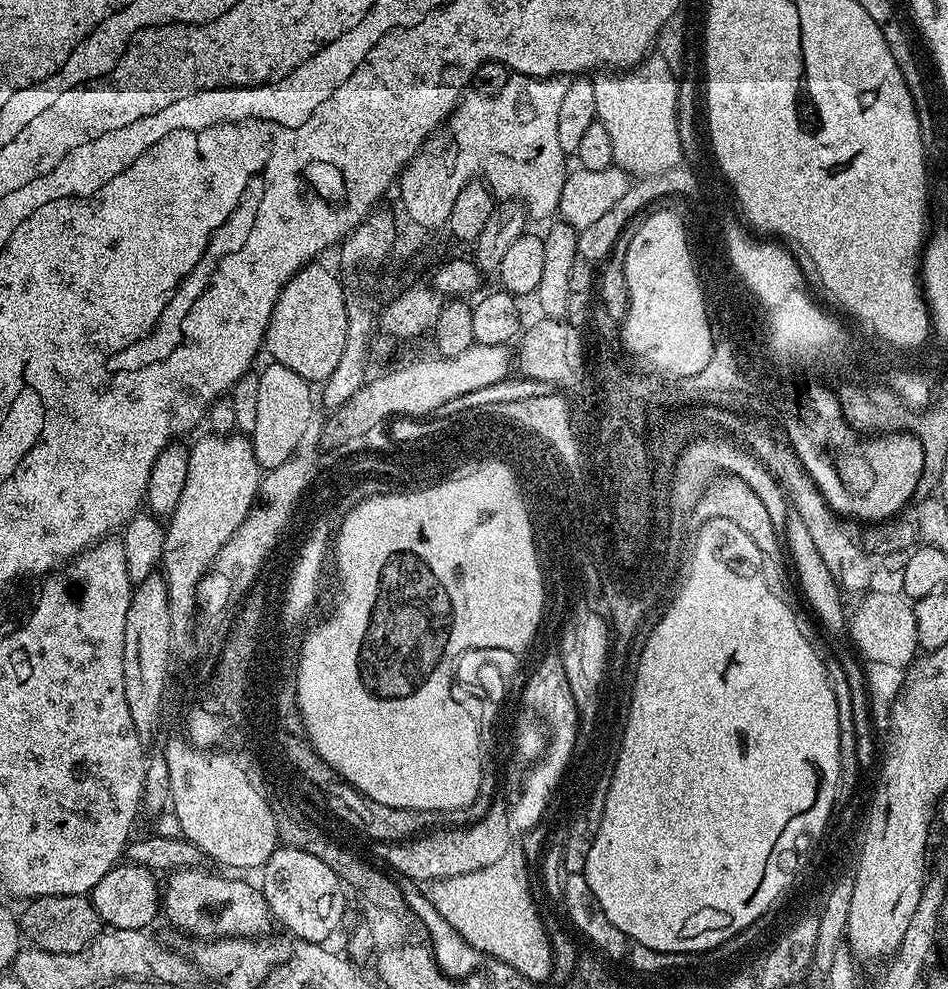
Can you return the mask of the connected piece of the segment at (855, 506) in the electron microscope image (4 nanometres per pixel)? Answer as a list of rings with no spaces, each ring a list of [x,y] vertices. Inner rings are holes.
[[[911,432],[896,433],[896,438],[880,434],[868,438],[868,448],[864,448],[864,452],[868,452],[868,456],[864,456],[868,472],[844,472],[844,476],[852,480],[852,492],[856,492],[856,496],[852,496],[852,512],[860,512],[860,522],[879,522],[899,517],[903,513],[900,511],[908,503],[913,503],[918,482],[922,478],[922,442],[918,442]]]

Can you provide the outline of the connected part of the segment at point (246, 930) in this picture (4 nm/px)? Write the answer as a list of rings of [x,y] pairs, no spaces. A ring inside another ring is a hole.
[[[203,867],[178,868],[162,884],[162,916],[165,916],[180,932],[192,938],[219,938],[222,936],[247,936],[255,938],[269,931],[270,916],[268,904],[264,901],[263,891],[244,880],[231,880],[228,876],[215,876],[203,872]]]

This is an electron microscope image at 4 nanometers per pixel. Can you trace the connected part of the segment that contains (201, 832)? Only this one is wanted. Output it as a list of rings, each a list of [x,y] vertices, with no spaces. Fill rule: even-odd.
[[[167,741],[162,755],[169,766],[170,808],[180,823],[180,835],[194,842],[205,857],[217,860],[228,868],[263,869],[278,847],[275,816],[268,800],[246,783],[241,761],[227,758],[218,762],[218,772],[210,772],[209,761],[199,761],[197,755],[184,744]],[[237,786],[237,790],[227,788]]]

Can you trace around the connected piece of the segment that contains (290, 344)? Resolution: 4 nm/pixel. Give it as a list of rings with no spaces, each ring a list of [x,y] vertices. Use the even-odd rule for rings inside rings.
[[[320,262],[298,269],[278,294],[278,302],[270,314],[264,348],[272,355],[271,359],[306,381],[328,380],[346,350],[348,298],[343,282]]]

